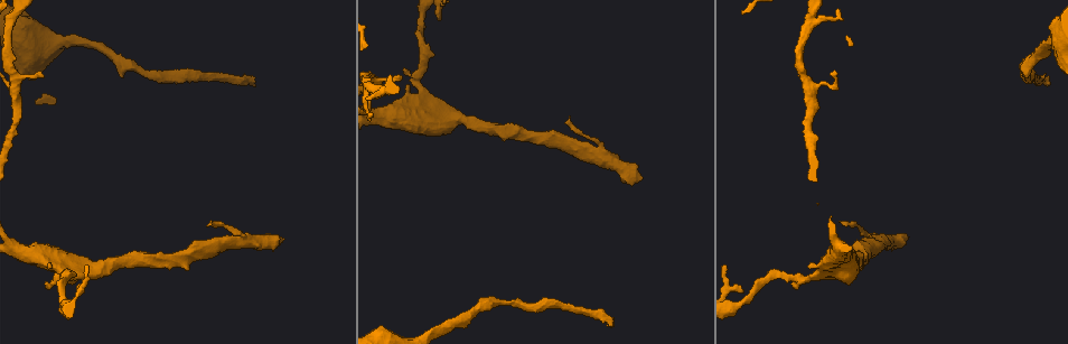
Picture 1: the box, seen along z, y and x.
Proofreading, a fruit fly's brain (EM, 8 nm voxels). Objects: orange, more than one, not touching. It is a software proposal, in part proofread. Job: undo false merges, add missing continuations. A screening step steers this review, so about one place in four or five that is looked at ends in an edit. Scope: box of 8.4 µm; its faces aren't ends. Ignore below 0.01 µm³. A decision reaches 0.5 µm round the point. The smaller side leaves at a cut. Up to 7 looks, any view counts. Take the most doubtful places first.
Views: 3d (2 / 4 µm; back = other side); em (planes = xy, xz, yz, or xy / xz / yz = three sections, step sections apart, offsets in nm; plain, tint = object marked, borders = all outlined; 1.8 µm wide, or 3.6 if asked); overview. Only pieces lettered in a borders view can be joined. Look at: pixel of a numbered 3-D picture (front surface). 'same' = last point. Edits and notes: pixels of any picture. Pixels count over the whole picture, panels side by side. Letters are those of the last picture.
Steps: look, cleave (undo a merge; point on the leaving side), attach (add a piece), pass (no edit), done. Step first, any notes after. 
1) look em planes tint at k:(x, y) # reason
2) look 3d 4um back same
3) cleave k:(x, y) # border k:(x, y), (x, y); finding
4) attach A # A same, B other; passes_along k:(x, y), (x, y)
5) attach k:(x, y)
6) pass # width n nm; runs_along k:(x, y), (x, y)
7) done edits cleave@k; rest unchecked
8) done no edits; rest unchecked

look em planes borders at 1:(1046, 83) # end of a long branch

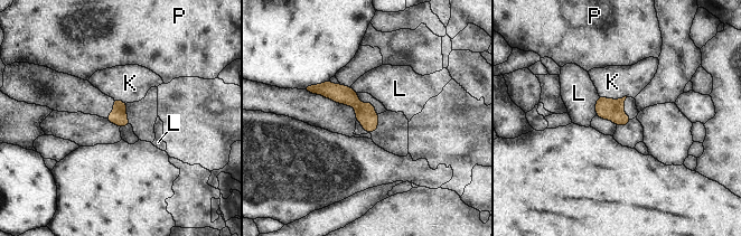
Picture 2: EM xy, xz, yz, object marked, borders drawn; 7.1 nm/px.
pass # K other, L other, P other; runs_along 2:(309, 88), (347, 95), (374, 125); no lettered piece goes on from it

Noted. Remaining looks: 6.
look 3d 2um at 1:(438, 19) # free end

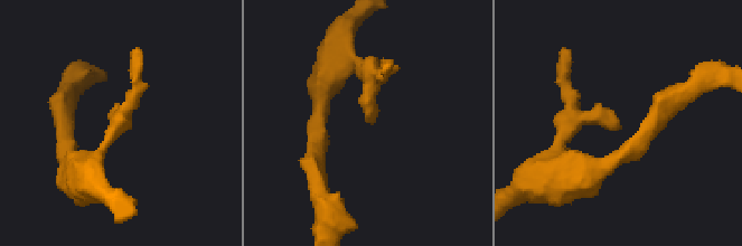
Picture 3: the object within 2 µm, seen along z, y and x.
look em planes borders at 3:(618, 128)

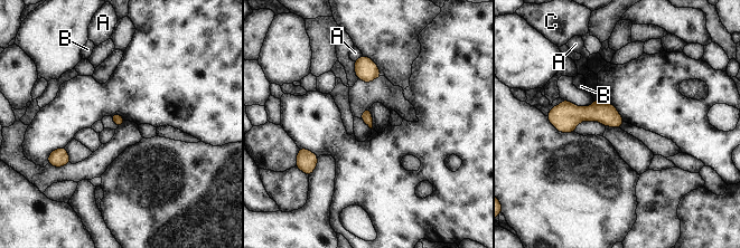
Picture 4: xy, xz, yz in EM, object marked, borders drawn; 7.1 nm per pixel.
pass # A other, B other, C other; border 4:(563, 98), (580, 106), (593, 103); no lettered piece goes on from it

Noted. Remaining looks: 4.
look em planes borders at 1:(401, 77) # thin end

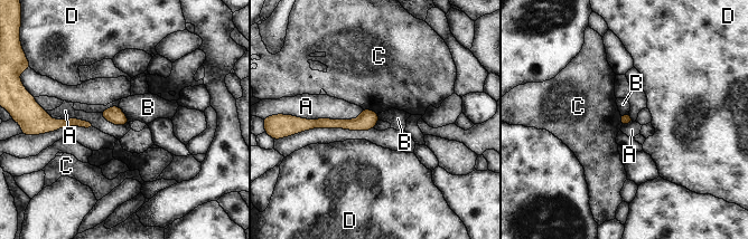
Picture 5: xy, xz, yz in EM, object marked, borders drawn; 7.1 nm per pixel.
pass # width 70 nm; A other, B other, C other, D other; border 5:(118, 106), (129, 122); no lettered piece goes on from it

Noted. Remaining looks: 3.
done no edits; rest unchecked

